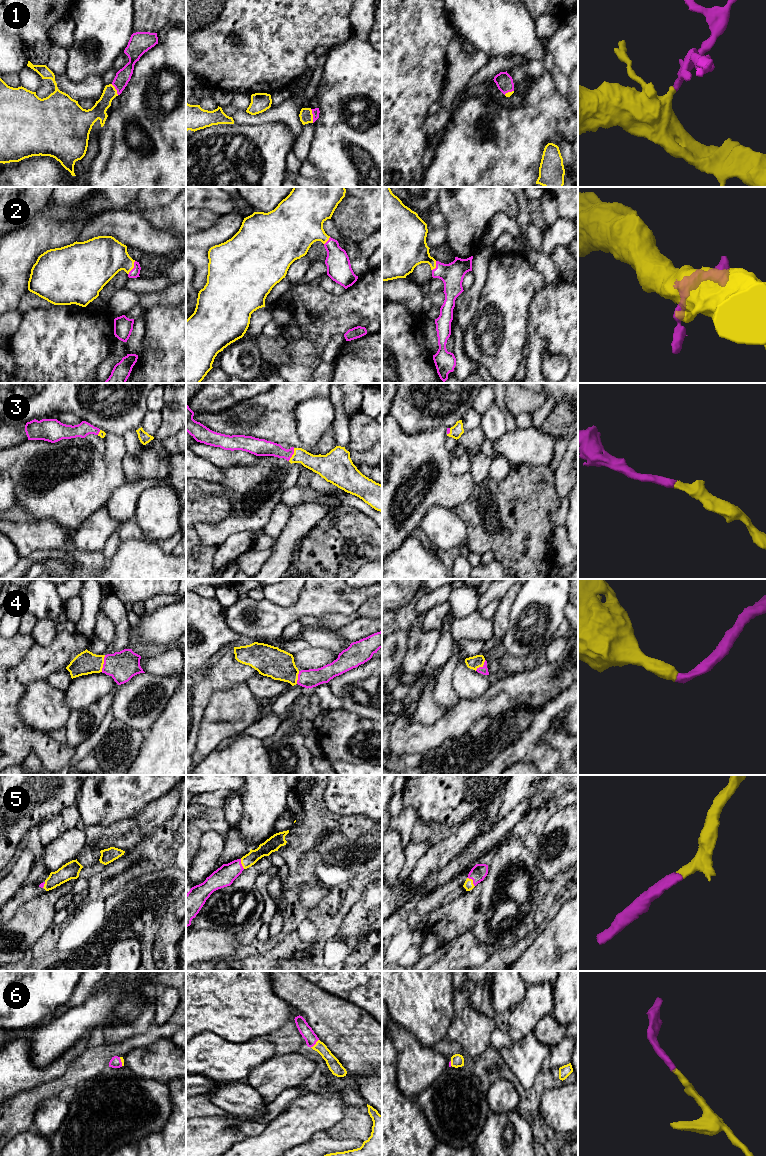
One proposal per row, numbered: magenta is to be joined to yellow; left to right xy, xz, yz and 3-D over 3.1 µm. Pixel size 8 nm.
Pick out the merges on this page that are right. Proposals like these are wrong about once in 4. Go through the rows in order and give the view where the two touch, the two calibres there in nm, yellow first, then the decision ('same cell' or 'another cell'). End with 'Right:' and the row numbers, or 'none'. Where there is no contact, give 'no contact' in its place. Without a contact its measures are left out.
1: meets yellow in xz; 110 nm thick on the yellow side, 60 nm on the other; same cell
2: meets yellow in xy; 340 nm thick on the yellow side, 80 nm on the other; same cell
3: meets yellow in xz; 160 nm thick on the yellow side, 130 nm on the other; same cell
4: meets yellow in xy; 180 nm thick on the yellow side, 240 nm on the other; same cell
5: meets yellow in yz; 80 nm thick on the yellow side, 120 nm on the other; same cell
6: meets yellow in xz; 100 nm thick on the yellow side, 100 nm on the other; same cell
Right: 1, 2, 3, 4, 5, 6

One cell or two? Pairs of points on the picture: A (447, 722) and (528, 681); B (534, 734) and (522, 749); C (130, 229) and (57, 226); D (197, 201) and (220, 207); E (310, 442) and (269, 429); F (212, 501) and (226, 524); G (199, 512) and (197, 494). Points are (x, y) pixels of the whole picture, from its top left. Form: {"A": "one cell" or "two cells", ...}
{"A": "one cell", "B": "one cell", "C": "two cells", "D": "one cell", "E": "two cells", "F": "two cells", "G": "one cell"}

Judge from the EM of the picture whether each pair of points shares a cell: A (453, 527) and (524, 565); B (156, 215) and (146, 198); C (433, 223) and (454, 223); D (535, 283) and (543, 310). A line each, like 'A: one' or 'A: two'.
A: two
B: two
C: two
D: two

